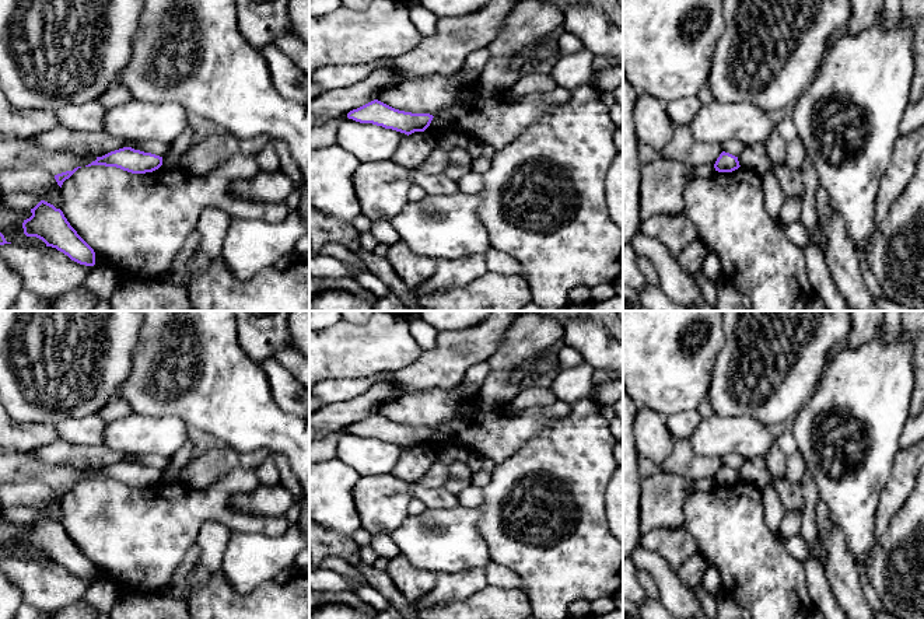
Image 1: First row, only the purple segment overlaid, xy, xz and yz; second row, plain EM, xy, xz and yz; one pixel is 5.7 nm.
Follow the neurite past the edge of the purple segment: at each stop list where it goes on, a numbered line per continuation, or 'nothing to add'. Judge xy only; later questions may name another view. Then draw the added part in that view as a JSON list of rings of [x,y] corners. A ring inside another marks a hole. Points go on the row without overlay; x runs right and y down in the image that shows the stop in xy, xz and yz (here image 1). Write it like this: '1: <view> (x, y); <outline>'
nothing to add

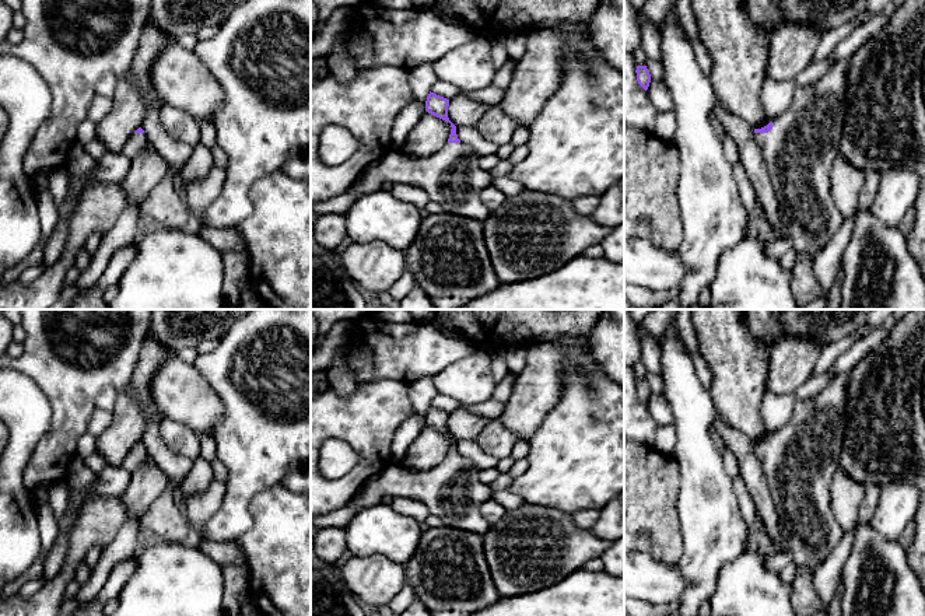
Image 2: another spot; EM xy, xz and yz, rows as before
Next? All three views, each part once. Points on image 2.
1: yz (799, 465); [[[848,374],[837,375],[813,398],[798,400],[788,423],[772,434],[768,447],[754,447],[764,470],[785,547],[799,567],[812,573],[842,539],[844,531],[831,510],[831,482],[840,468],[847,427]]]

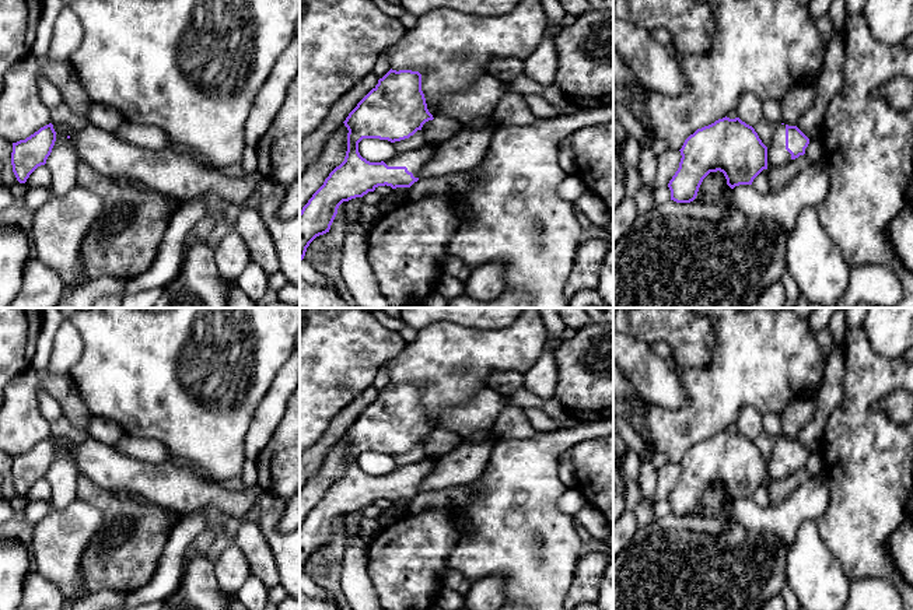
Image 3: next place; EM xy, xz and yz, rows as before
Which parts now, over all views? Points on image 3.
1: yz (777, 469); [[[780,438],[767,459],[767,481],[791,476],[791,467],[786,463],[786,438]]]

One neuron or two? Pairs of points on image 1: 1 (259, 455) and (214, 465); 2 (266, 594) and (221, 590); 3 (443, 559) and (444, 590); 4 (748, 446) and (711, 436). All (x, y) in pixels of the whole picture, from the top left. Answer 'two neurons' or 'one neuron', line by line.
1: one neuron
2: one neuron
3: two neurons
4: one neuron

